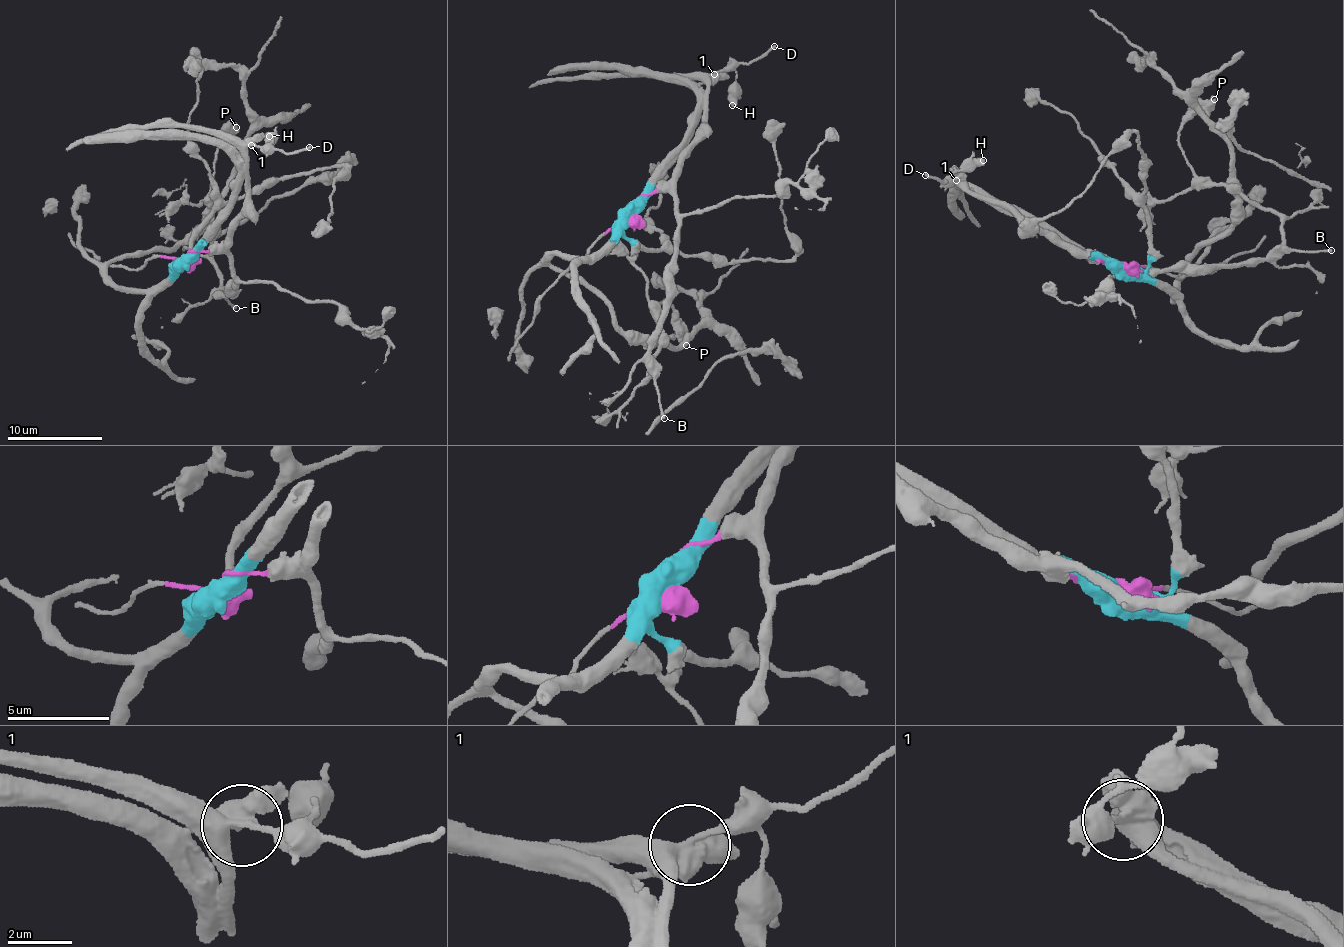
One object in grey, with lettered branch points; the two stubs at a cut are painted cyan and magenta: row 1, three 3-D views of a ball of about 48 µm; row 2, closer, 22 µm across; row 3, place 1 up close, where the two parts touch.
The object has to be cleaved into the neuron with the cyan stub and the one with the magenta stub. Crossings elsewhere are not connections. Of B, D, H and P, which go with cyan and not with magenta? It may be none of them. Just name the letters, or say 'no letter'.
no letter

